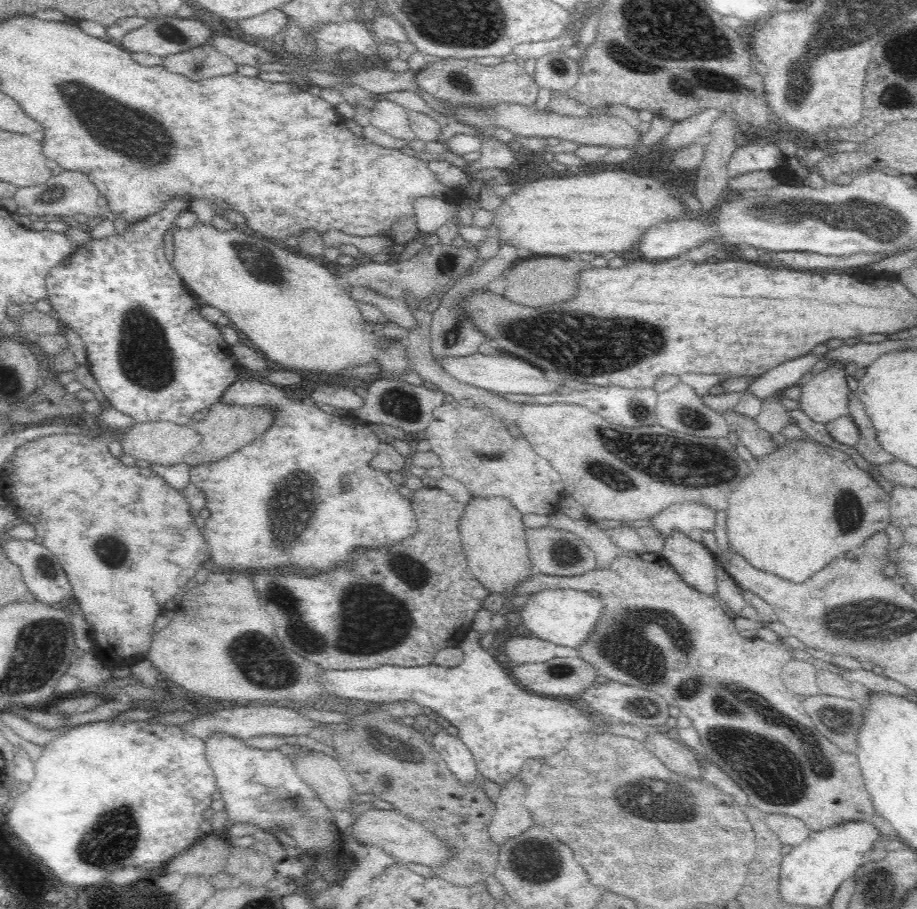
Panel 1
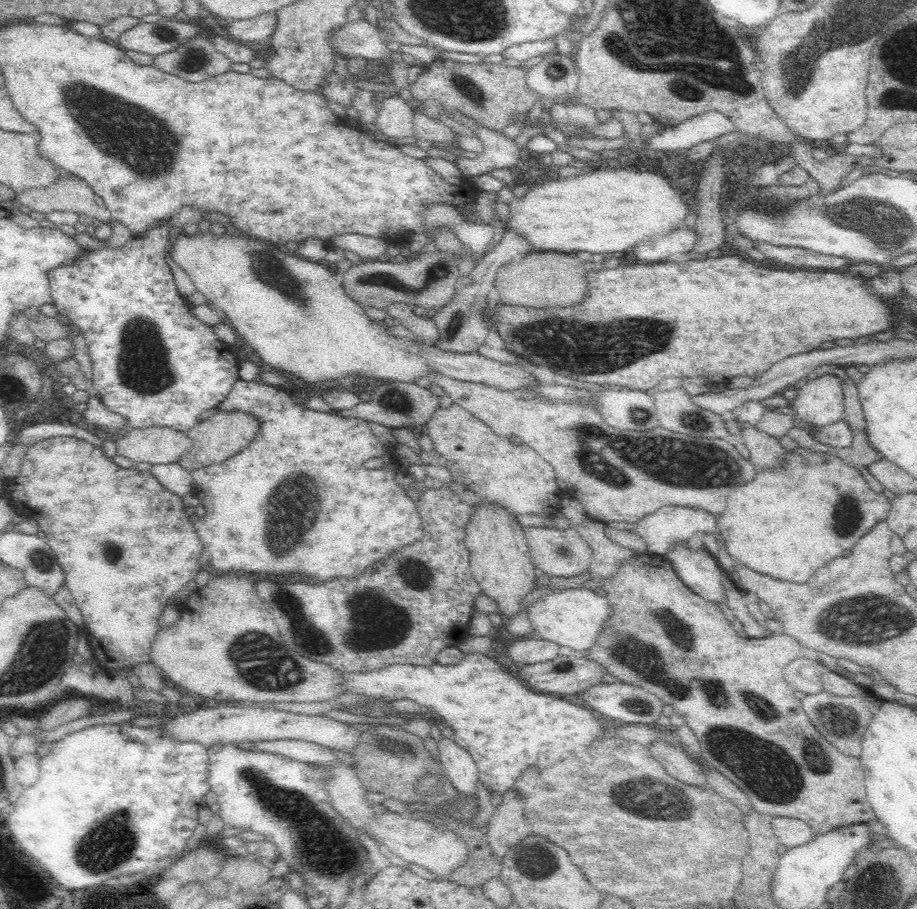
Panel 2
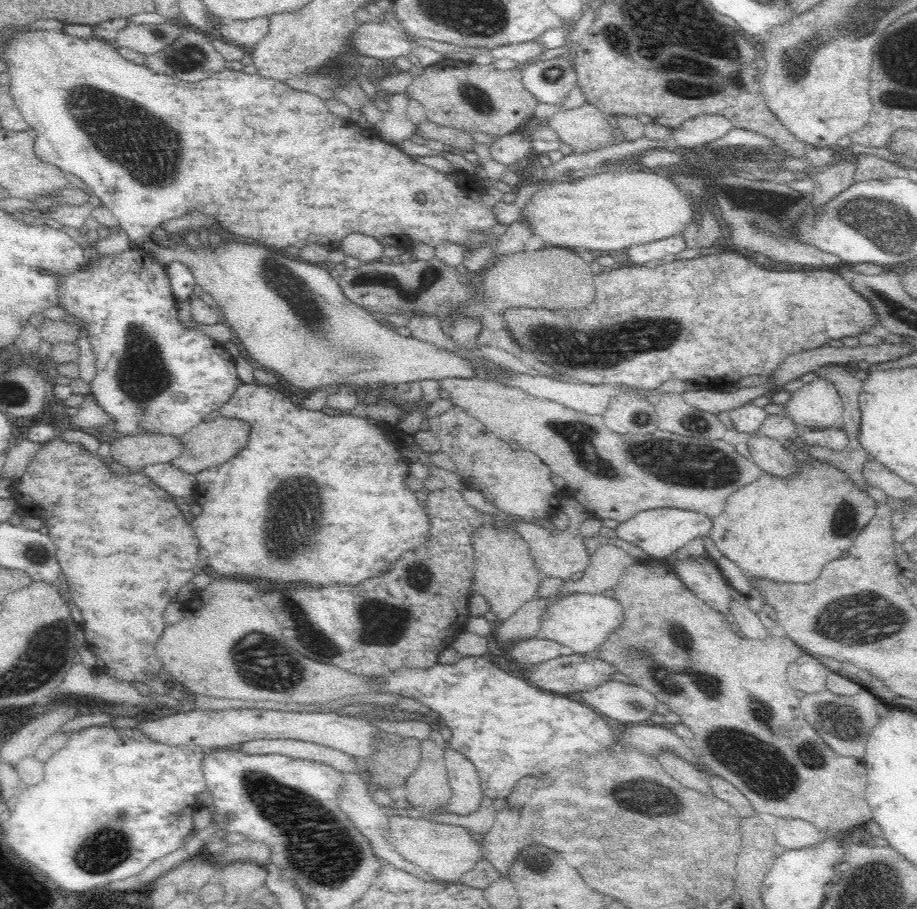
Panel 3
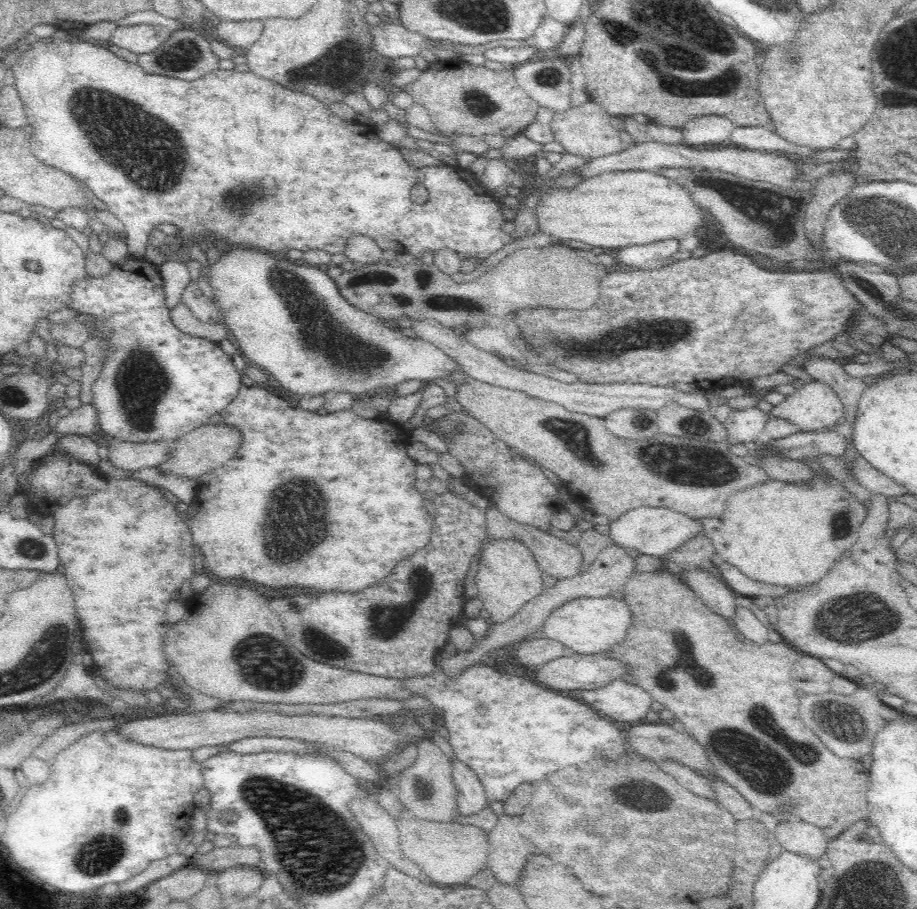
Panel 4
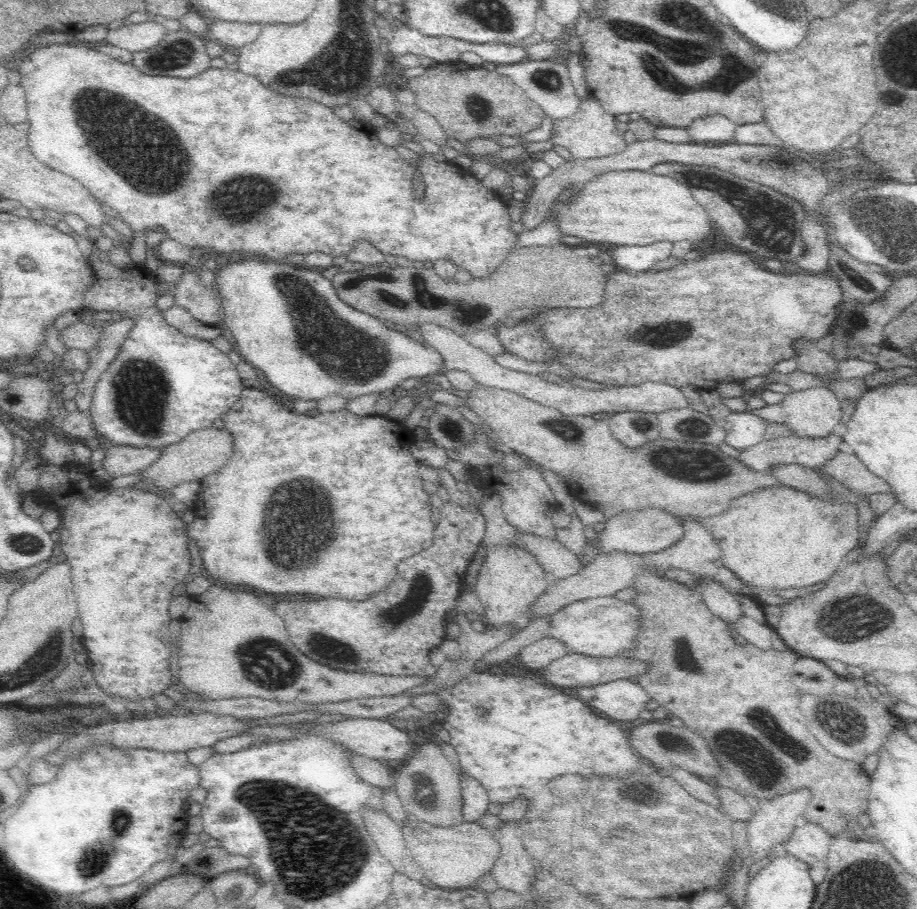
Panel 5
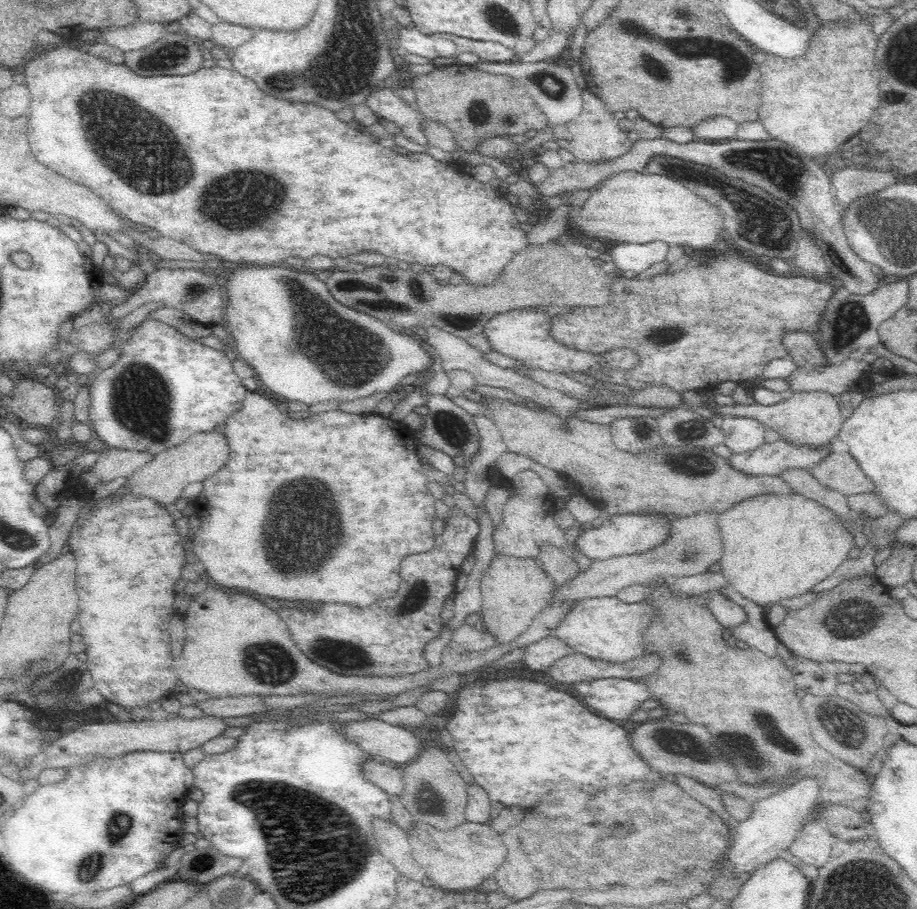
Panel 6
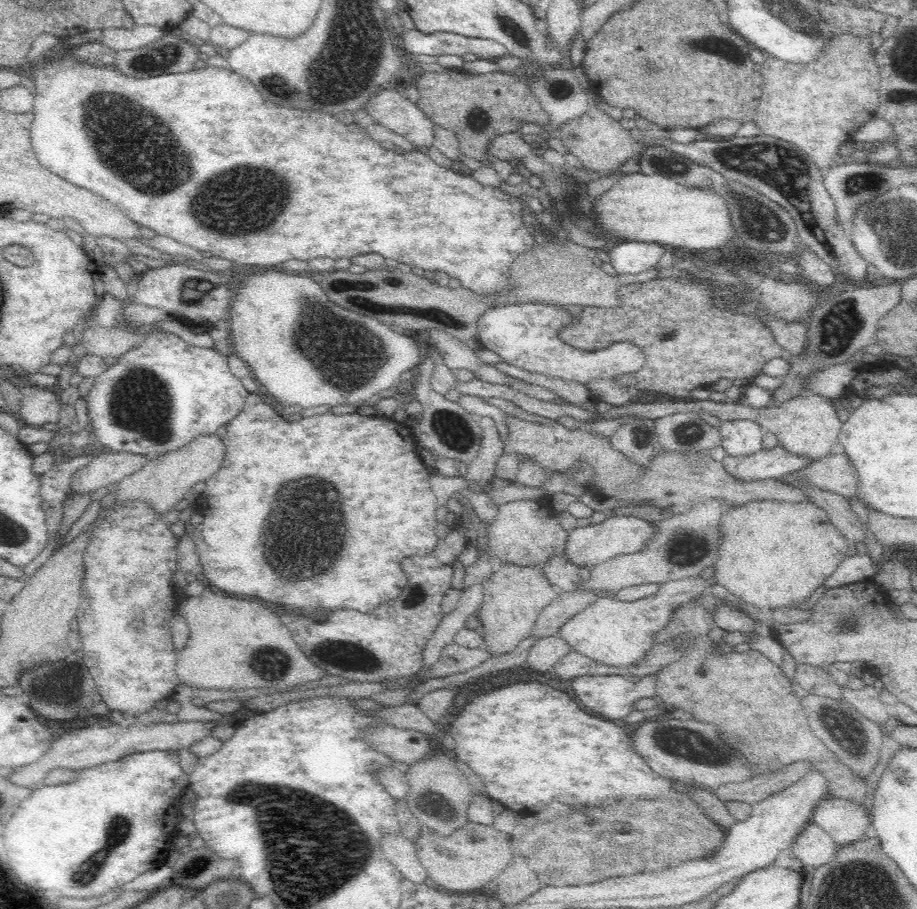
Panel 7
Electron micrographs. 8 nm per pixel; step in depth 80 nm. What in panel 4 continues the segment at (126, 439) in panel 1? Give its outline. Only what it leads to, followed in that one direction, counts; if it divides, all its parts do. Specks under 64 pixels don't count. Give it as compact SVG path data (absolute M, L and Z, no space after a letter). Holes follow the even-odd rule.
M112 440L108 445L107 460L122 470L134 472L141 468L152 468L168 460L170 442L126 442Z

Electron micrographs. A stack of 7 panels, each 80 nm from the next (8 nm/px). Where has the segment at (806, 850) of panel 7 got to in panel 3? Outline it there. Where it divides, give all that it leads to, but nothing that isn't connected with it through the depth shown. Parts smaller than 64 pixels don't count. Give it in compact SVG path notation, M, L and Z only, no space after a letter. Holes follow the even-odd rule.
M778 820L774 836L784 848L806 848L822 840L822 834L804 820Z

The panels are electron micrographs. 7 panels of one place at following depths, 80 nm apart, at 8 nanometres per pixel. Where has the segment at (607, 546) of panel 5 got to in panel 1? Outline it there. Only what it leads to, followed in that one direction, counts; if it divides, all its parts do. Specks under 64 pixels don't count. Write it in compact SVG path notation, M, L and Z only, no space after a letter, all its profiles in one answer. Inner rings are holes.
M671 504L648 519L648 525L666 540L672 533L680 531L688 537L690 532L713 531L716 512L704 504Z

